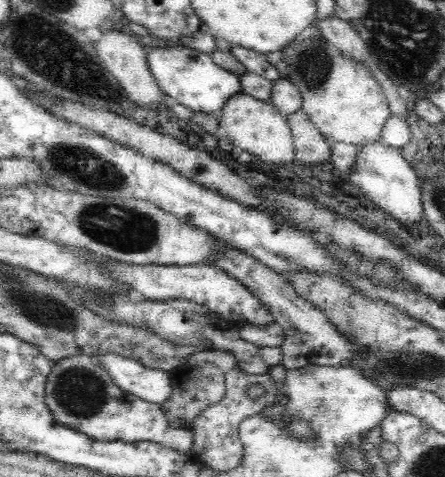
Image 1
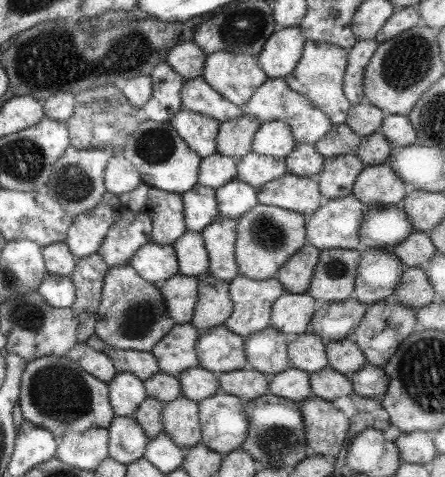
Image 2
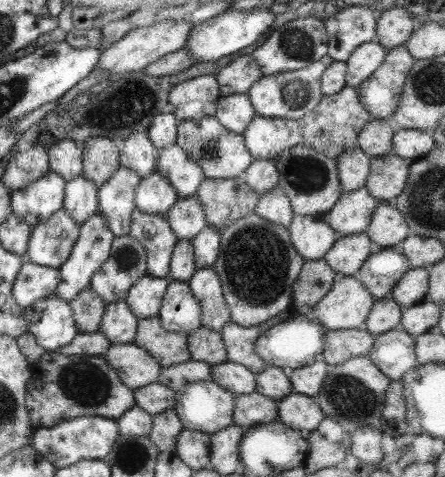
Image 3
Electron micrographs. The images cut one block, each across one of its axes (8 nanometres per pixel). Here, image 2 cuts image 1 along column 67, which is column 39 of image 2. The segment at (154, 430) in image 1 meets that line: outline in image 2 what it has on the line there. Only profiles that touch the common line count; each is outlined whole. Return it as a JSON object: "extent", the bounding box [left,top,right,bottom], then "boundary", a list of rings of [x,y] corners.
{"extent":[21,356,115,438],"boundary":[[[45,356],[27,362],[21,374],[21,414],[25,420],[49,430],[55,438],[67,430],[85,432],[89,428],[109,428],[115,412],[109,404],[109,386],[81,370],[67,356]]]}

